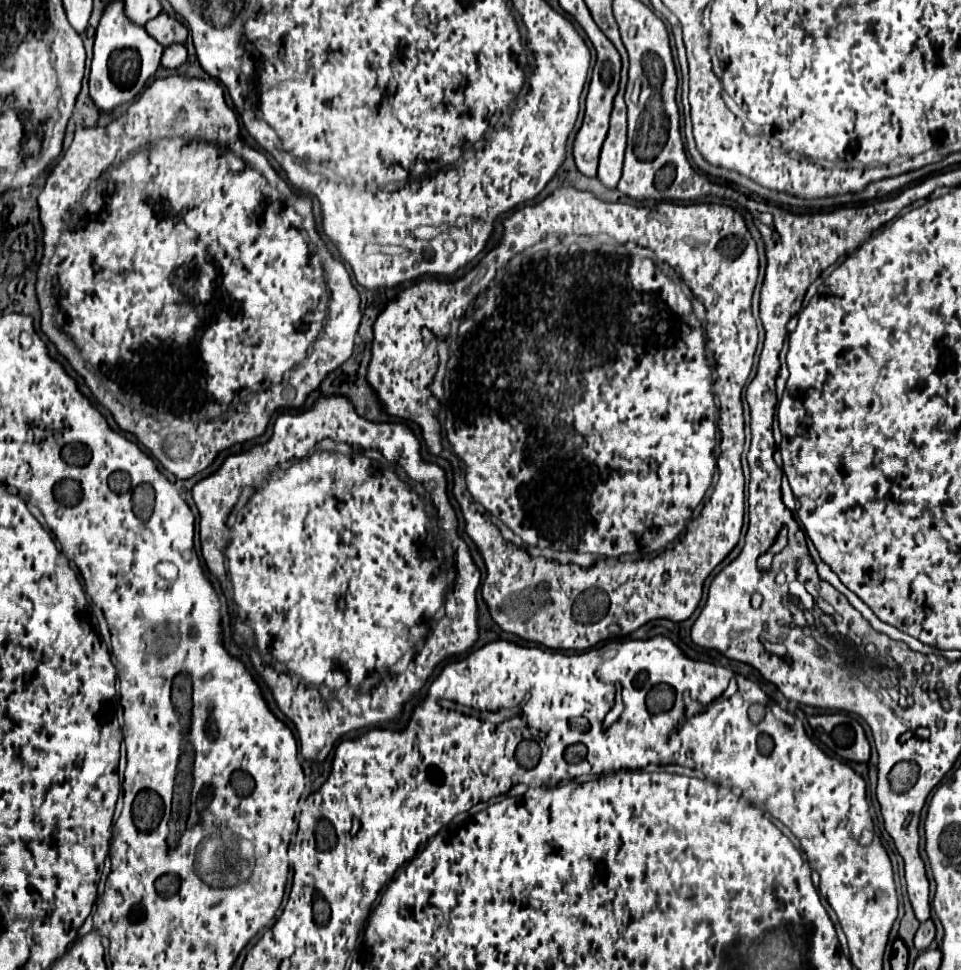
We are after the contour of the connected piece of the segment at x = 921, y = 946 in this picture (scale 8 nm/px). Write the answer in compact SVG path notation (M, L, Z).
M927 920L919 926L919 930L915 934L915 940L913 940L915 948L917 950L927 950L929 944L933 942L933 938L935 938L935 924L933 924L933 920Z

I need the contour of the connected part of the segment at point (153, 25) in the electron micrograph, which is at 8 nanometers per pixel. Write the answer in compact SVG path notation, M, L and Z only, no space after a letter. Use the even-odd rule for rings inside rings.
M161 12L157 18L149 20L145 24L145 30L149 32L149 36L153 36L163 46L179 42L181 34L187 34L187 28L179 20L167 16L165 12Z

